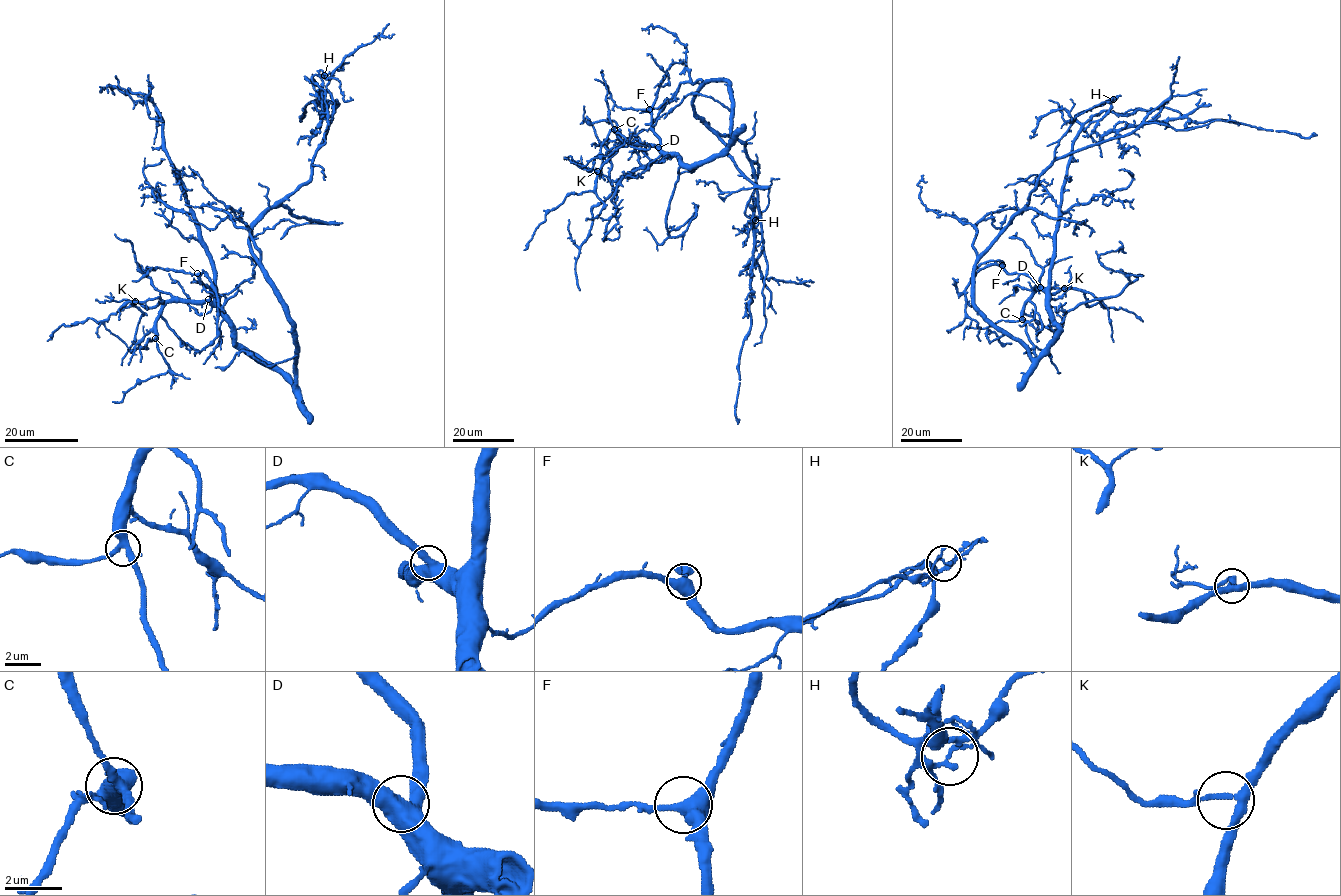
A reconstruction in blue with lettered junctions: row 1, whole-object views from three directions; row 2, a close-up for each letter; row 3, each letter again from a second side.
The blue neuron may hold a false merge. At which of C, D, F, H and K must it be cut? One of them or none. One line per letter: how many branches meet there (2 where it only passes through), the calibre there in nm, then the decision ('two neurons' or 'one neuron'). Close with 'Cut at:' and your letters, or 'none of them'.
C: branches 3; calibre 340 nm; one neuron
D: branches 3; calibre 480 nm; one neuron
F: branches 3; calibre 380 nm; one neuron
H: branches 3; calibre 150 nm; two neurons
K: branches 3; calibre 240 nm; one neuron
Cut at: H

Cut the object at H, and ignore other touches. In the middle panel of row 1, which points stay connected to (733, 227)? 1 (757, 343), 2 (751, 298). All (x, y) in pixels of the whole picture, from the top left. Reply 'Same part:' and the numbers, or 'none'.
Same part: 2

